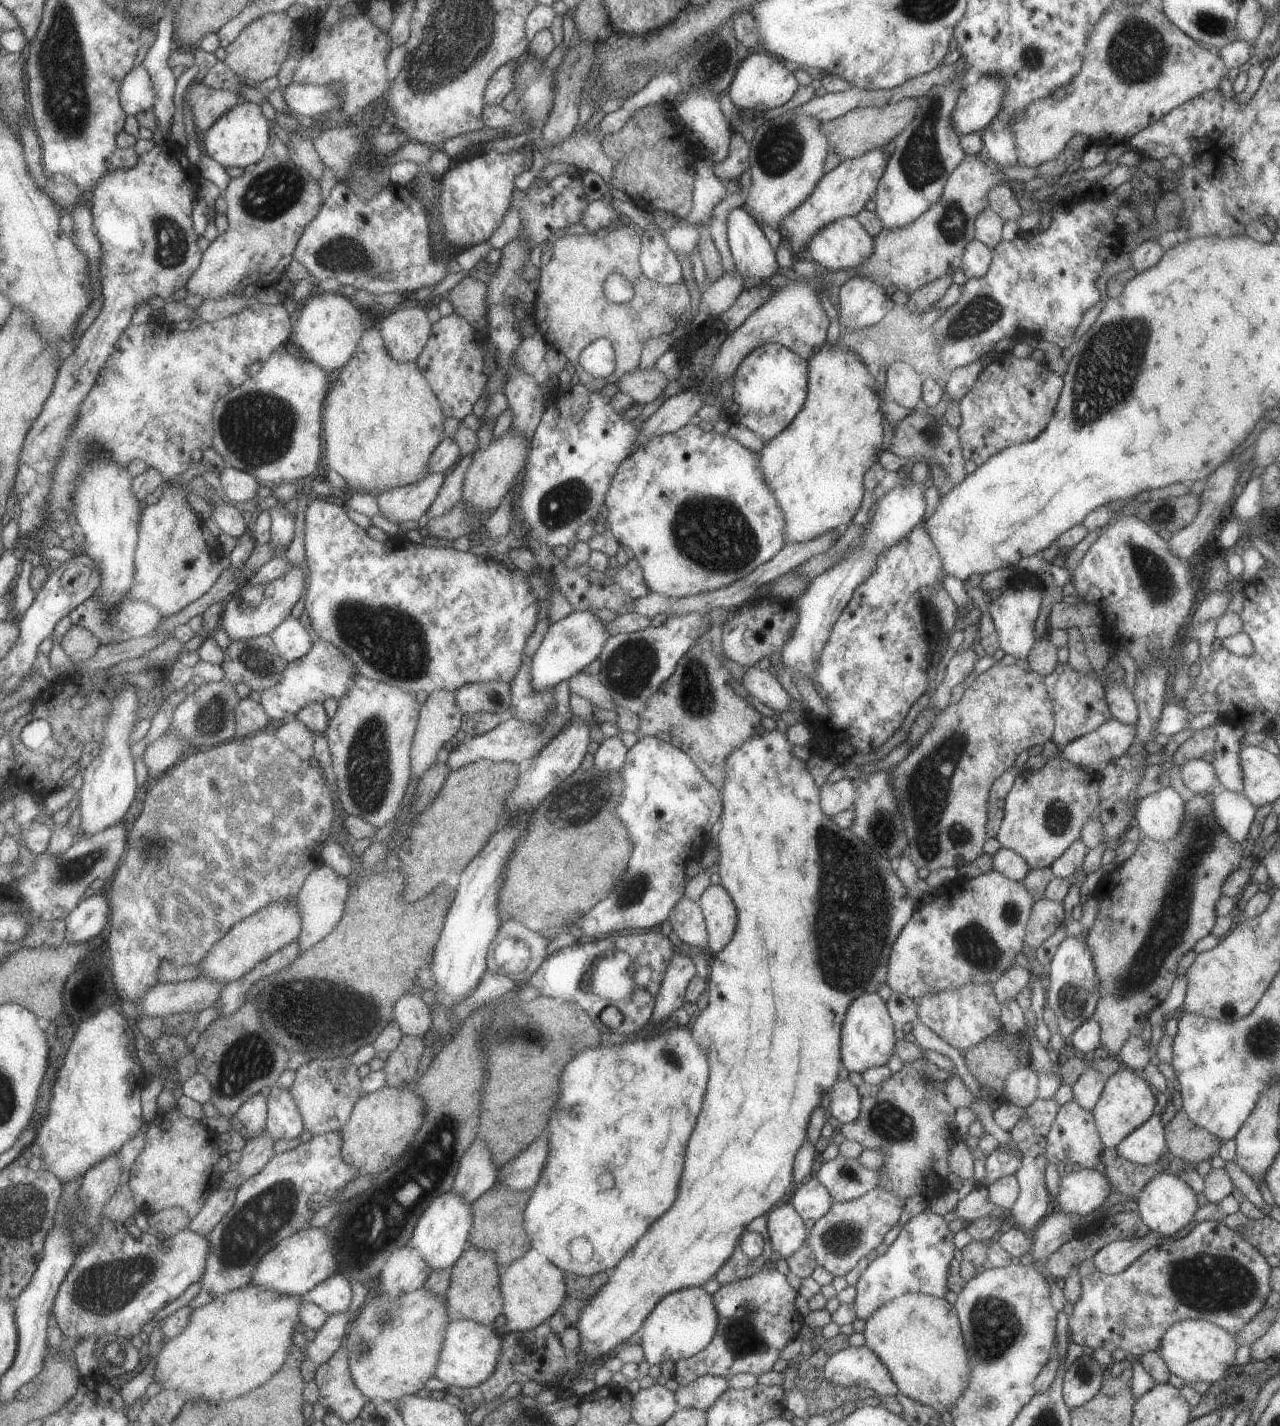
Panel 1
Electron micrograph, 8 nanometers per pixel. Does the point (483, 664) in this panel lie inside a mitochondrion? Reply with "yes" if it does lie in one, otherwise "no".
no

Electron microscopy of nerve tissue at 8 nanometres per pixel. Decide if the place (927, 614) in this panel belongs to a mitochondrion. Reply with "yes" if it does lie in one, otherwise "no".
no

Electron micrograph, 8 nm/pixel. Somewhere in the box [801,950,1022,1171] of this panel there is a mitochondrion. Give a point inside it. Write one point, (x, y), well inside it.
(886, 1121)

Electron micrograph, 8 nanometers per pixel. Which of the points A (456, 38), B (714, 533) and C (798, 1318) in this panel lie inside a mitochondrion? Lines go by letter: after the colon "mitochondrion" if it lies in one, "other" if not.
A: mitochondrion
B: mitochondrion
C: other

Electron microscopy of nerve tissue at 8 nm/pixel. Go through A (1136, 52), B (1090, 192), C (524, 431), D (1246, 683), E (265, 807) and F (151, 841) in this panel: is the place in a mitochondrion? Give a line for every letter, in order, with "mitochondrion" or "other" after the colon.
A: mitochondrion
B: other
C: other
D: mitochondrion
E: mitochondrion
F: mitochondrion

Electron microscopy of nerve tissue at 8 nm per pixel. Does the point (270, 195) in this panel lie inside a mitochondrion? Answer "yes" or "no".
yes

